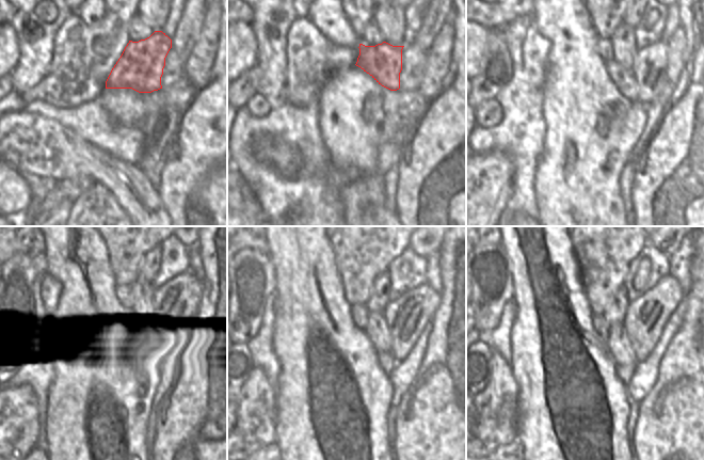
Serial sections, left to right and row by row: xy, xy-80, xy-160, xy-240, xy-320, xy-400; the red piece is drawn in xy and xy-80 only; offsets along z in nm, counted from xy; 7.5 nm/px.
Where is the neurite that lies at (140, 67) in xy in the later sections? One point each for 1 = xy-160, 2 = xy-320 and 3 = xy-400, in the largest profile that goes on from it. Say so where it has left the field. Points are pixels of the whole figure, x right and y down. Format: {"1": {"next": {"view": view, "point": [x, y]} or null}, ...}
{"1": {"next": {"view": "xy-160", "point": [624, 79]}}, "2": {"next": {"view": "xy-320", "point": [386, 361]}}, "3": {"next": {"view": "xy-400", "point": [624, 374]}}}

